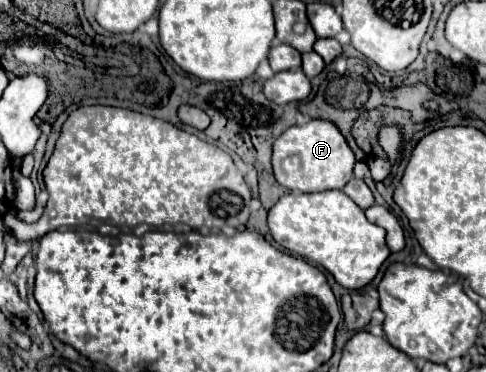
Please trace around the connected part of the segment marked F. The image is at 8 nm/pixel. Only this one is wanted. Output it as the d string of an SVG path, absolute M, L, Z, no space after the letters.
M310 120L302 126L290 126L276 138L272 148L272 168L278 184L298 192L324 192L344 188L352 178L354 154L340 130L328 120Z

